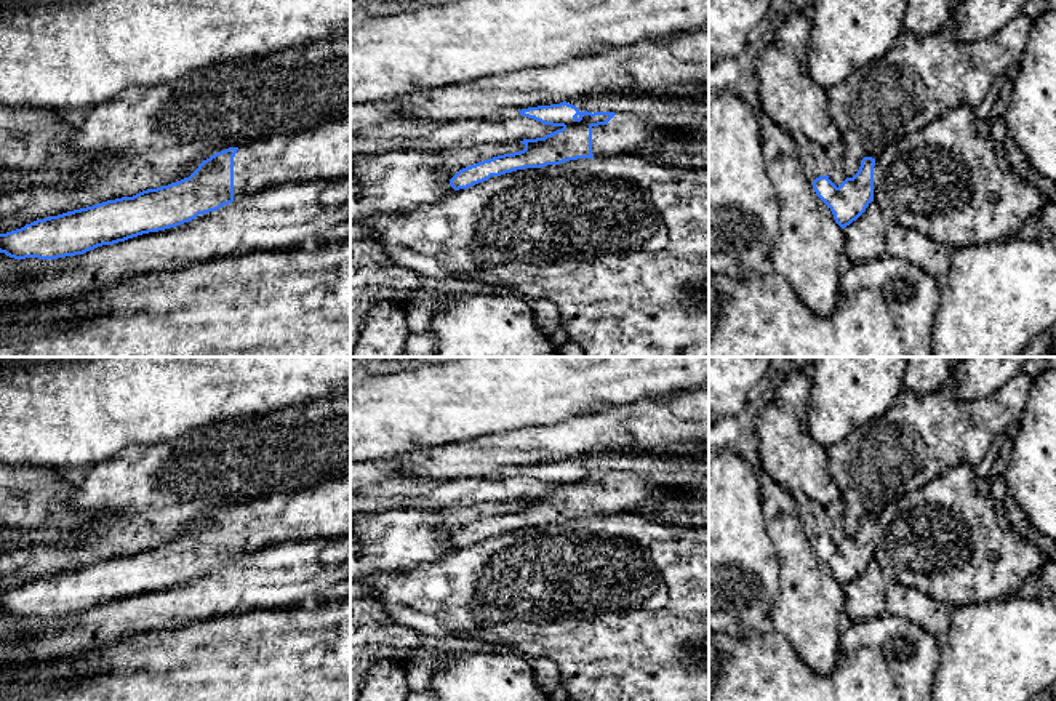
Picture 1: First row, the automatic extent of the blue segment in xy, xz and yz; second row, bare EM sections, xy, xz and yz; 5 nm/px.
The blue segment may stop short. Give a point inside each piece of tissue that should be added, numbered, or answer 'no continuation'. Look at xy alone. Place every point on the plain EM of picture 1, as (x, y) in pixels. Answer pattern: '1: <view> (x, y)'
1: xy (322, 511)

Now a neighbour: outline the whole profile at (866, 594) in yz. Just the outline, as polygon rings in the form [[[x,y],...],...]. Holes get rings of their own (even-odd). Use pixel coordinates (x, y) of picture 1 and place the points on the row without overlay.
[[[870,560],[866,570],[845,586],[845,621],[858,623],[886,611],[885,608],[886,581],[875,560]]]

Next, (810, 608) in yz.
[[[781,514],[768,520],[768,535],[773,541],[779,563],[779,594],[770,613],[776,632],[784,635],[797,655],[818,674],[827,675],[837,664],[840,650],[840,635],[845,621],[845,587],[842,587],[830,567],[816,554],[811,539],[806,536],[802,520],[797,514]]]

